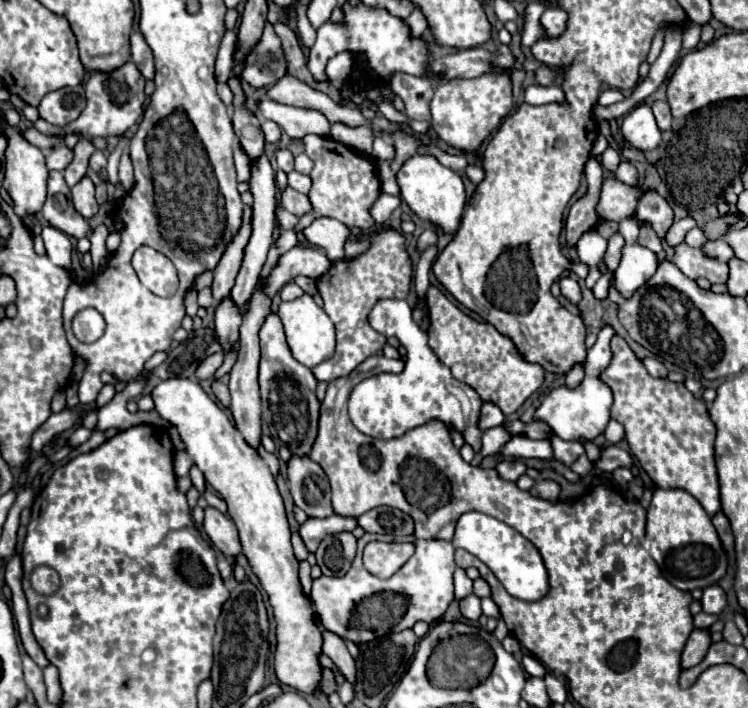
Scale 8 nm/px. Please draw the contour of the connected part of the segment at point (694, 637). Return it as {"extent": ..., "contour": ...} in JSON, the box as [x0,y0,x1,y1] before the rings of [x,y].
{"extent":[680,629,710,669],"contour":[[[694,629],[682,651],[682,661],[680,661],[682,669],[690,669],[698,665],[704,659],[708,647],[710,647],[710,633],[706,629]]]}

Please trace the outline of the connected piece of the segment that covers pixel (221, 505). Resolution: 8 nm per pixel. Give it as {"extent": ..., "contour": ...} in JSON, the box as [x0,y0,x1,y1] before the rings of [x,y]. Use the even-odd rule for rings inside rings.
{"extent":[202,488,227,513],"contour":[[[207,488],[202,496],[206,499],[209,506],[218,509],[220,512],[227,513],[227,505],[223,499],[217,496],[216,493],[211,492],[211,489]]]}

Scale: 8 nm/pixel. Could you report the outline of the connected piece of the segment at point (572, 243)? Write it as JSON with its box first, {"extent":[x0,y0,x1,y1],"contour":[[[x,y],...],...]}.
{"extent":[566,163,602,247],"contour":[[[588,163],[584,173],[588,179],[588,191],[570,207],[570,213],[566,217],[566,245],[568,247],[576,247],[580,237],[592,231],[602,221],[596,211],[596,205],[600,201],[600,189],[602,189],[602,167],[598,163]]]}

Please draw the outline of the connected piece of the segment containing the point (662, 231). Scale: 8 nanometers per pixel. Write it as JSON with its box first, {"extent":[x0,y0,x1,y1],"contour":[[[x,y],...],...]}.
{"extent":[634,189,674,239],"contour":[[[648,189],[642,195],[640,203],[638,203],[634,219],[638,221],[638,225],[650,223],[650,227],[656,231],[656,235],[660,239],[664,239],[666,233],[668,233],[668,229],[674,223],[674,211],[672,211],[672,207],[668,205],[668,201],[658,191]]]}

